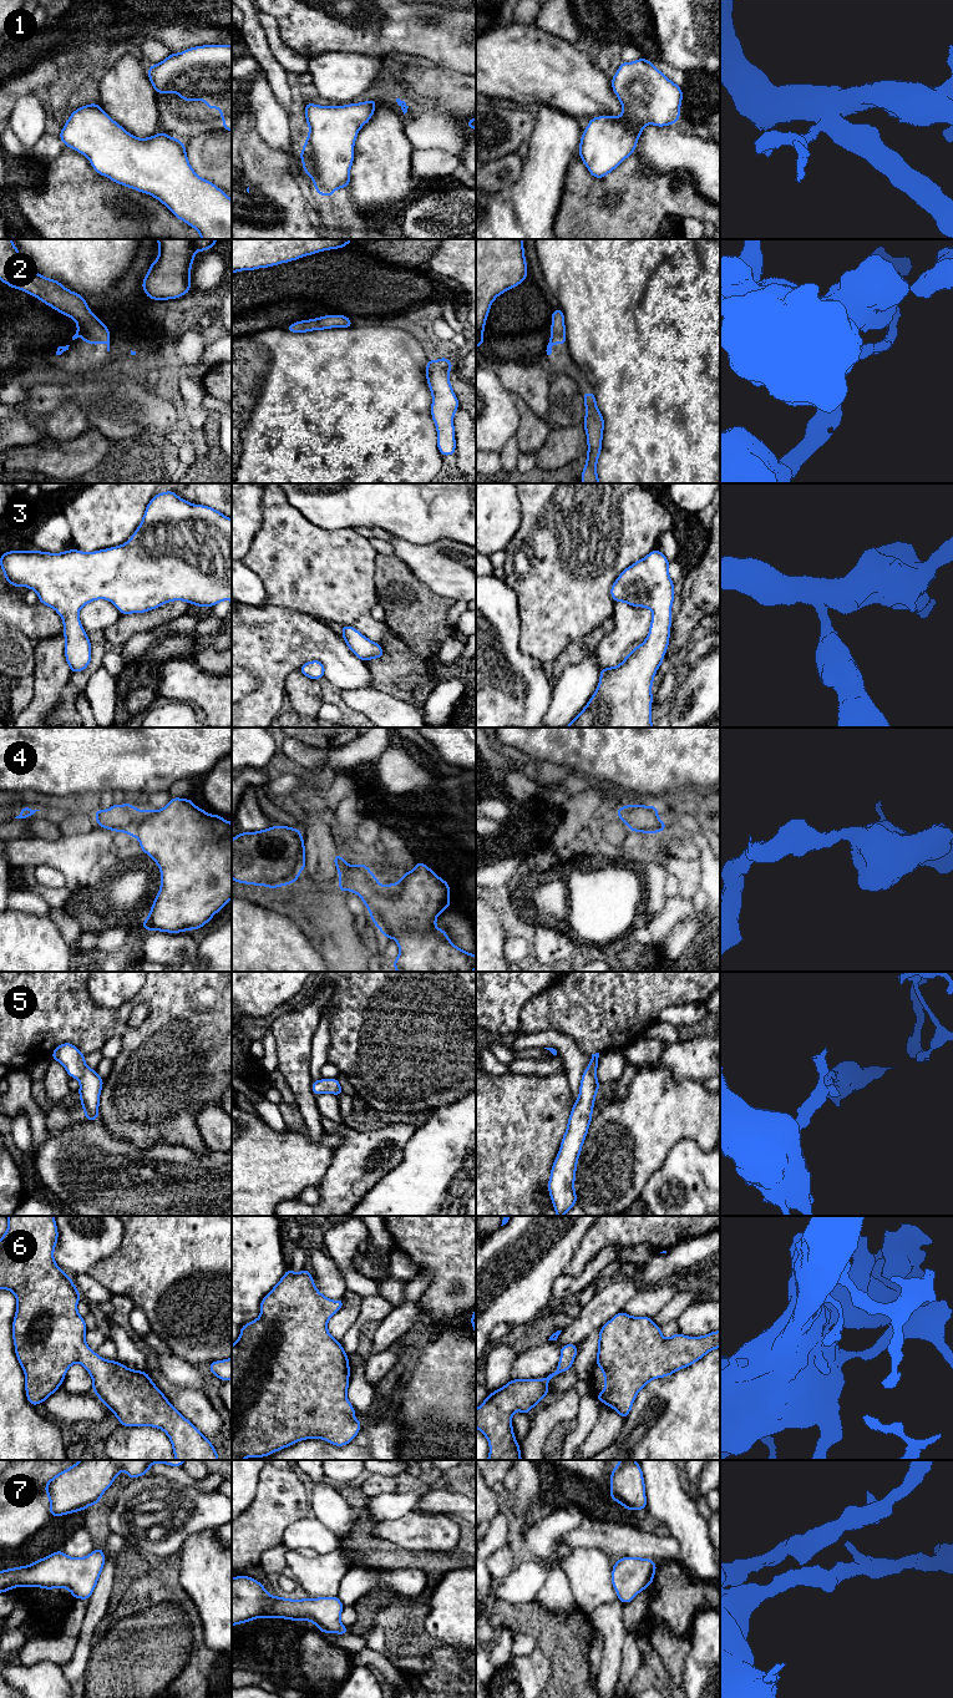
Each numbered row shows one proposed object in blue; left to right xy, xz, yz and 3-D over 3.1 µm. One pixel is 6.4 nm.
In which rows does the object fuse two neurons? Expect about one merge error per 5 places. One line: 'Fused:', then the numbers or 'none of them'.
Fused: none of them

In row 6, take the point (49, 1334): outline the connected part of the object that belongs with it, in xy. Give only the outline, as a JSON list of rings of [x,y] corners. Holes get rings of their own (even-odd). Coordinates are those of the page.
[[[6,1216],[9,1226],[0,1238],[0,1289],[11,1291],[17,1301],[12,1321],[12,1339],[16,1358],[25,1373],[25,1390],[29,1403],[36,1406],[55,1393],[62,1384],[67,1369],[81,1363],[92,1378],[92,1392],[110,1408],[120,1425],[153,1426],[162,1429],[172,1443],[176,1460],[219,1460],[218,1454],[206,1436],[187,1420],[167,1400],[146,1372],[133,1370],[117,1360],[107,1360],[92,1352],[85,1340],[87,1332],[85,1318],[77,1313],[77,1302],[81,1298],[72,1278],[60,1269],[54,1261],[54,1250],[57,1245],[59,1231],[54,1216]]]

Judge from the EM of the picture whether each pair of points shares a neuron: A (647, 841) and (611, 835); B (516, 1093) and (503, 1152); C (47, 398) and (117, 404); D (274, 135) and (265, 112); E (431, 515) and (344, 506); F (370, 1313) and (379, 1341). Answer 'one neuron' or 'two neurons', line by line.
A: two neurons
B: one neuron
C: one neuron
D: one neuron
E: one neuron
F: two neurons

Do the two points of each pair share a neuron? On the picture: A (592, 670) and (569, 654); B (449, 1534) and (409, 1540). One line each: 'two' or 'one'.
A: two
B: one

